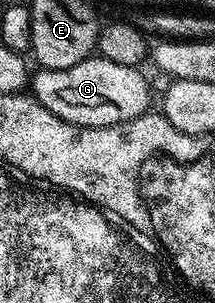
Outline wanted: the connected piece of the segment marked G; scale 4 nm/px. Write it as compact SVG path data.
M90 57L79 61L79 65L71 65L71 69L41 69L32 76L31 94L40 101L47 110L55 113L68 123L80 127L110 127L116 123L126 123L135 117L146 114L150 110L149 102L155 99L147 81L141 76L140 70L127 65L115 65L115 61L107 61L100 57Z

